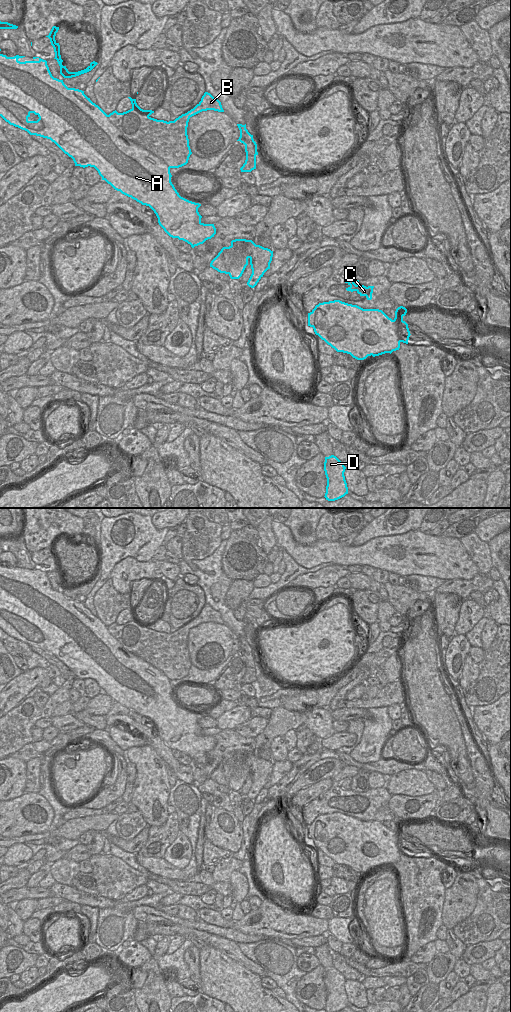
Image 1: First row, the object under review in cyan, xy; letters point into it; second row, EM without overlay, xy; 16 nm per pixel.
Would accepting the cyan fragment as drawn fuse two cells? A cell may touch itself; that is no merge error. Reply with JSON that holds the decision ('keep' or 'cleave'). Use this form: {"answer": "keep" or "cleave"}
{"answer": "cleave"}

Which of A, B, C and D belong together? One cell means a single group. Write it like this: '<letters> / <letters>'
A C D / B

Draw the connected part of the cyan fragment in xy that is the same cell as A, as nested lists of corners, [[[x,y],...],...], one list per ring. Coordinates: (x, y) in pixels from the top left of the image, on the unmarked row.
[[[0,566],[0,628],[6,634],[27,643],[30,647],[50,651],[73,671],[75,678],[94,679],[102,692],[105,692],[115,702],[142,717],[149,718],[156,726],[159,737],[170,749],[183,752],[192,760],[214,749],[216,746],[214,736],[201,734],[202,728],[198,724],[201,716],[181,709],[171,694],[170,679],[161,670],[137,655],[137,652],[141,650],[138,647],[141,644],[140,638],[128,641],[130,648],[127,649],[123,643],[110,634],[108,627],[93,615],[84,603],[68,600],[63,592],[54,590],[46,572],[33,569],[33,573],[20,574],[18,571],[23,569],[25,568],[7,569]]]

